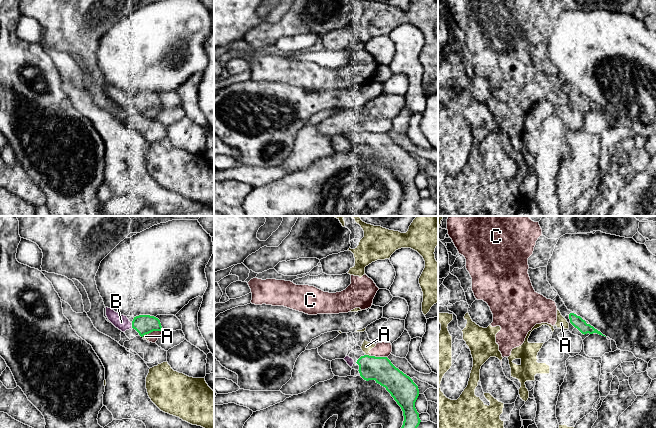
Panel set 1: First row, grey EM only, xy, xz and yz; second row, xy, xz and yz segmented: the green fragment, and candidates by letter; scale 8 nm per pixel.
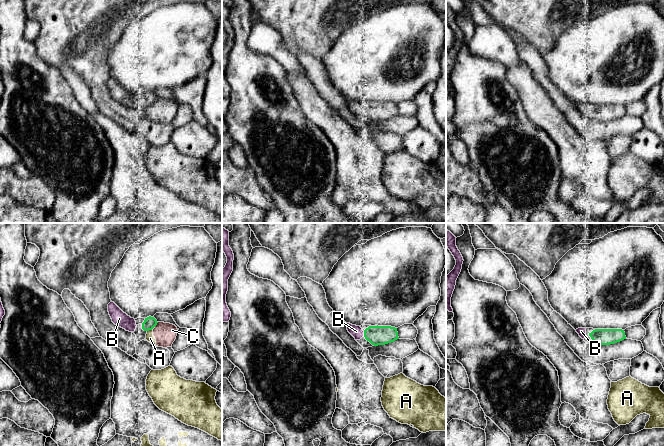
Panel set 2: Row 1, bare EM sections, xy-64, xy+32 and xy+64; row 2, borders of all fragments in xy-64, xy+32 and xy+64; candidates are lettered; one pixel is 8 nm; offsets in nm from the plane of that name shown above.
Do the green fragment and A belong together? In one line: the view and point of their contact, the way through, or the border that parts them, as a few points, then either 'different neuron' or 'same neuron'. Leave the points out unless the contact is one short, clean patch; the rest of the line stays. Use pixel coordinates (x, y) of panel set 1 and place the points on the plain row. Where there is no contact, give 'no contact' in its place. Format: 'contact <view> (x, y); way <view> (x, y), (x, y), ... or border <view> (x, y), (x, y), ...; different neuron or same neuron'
contact xz (368, 131); different neuron

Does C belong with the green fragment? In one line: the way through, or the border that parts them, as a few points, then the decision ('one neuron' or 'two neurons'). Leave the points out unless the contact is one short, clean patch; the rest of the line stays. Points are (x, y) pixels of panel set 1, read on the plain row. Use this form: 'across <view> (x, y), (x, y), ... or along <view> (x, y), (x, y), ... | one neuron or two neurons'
two neurons

